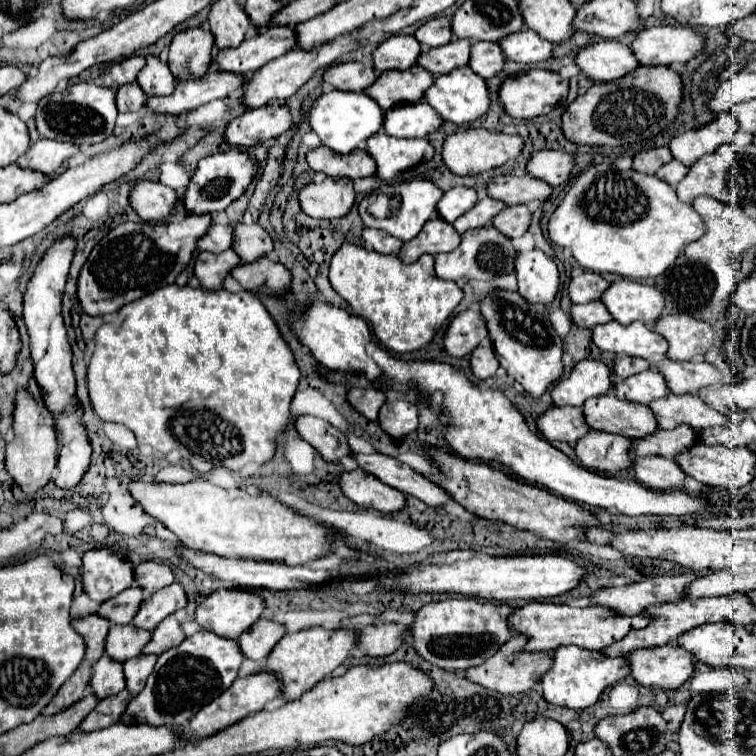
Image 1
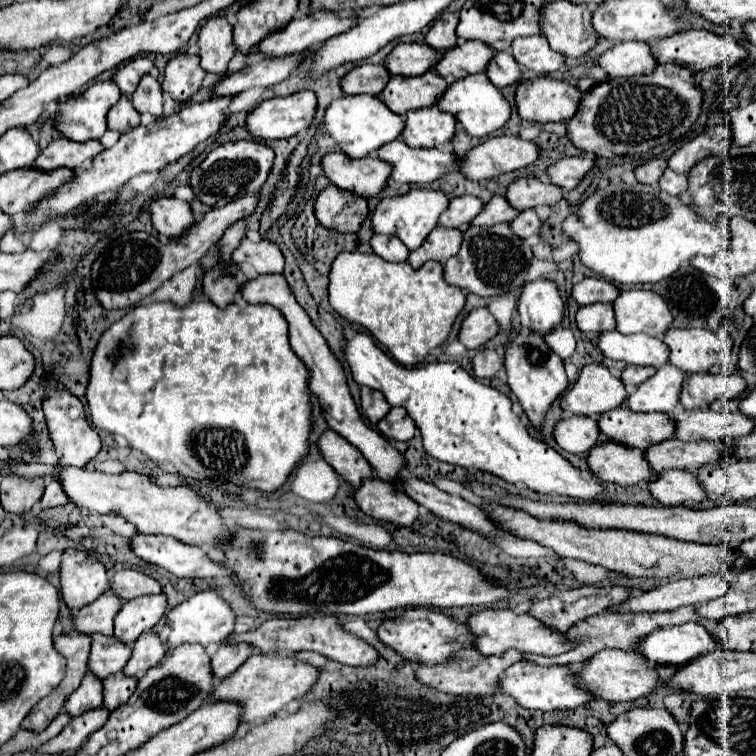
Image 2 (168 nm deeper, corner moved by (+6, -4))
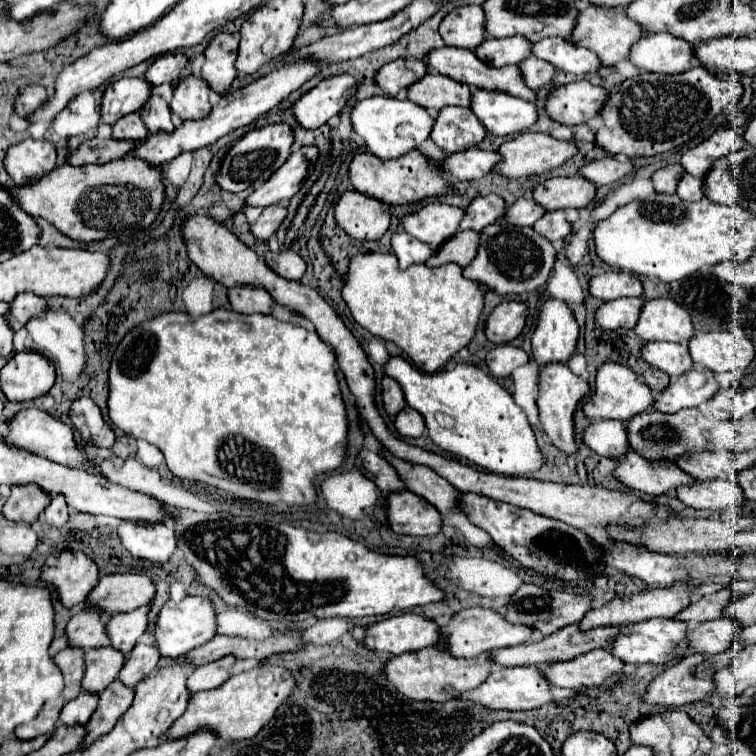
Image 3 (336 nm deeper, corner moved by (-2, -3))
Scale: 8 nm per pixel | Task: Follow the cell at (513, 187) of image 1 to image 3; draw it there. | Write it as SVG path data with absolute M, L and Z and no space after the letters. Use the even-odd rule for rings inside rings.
M582 175L576 177L552 177L534 189L534 201L546 207L546 211L556 209L584 209L596 197L596 185Z

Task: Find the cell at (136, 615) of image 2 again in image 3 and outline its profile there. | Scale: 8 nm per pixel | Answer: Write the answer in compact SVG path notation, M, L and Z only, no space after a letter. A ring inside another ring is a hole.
M140 607L130 613L118 613L106 619L106 633L110 637L110 645L122 653L130 653L138 641L138 637L146 631L146 613L148 607Z

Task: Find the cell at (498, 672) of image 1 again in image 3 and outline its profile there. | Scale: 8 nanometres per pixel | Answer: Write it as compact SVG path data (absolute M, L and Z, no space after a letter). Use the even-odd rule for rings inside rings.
M424 647L420 651L410 651L404 655L392 655L382 671L390 683L396 685L396 689L414 701L446 701L448 695L444 693L446 687L452 687L456 691L468 691L476 689L492 671L492 661L488 659L488 653L478 655L476 659L456 659L438 647Z

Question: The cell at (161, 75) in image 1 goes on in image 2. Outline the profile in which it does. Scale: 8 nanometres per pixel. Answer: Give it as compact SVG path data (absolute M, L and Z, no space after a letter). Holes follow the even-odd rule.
M144 76L144 80L140 80L136 92L132 94L132 102L134 108L144 114L152 114L152 116L162 116L162 88L160 82L154 76Z

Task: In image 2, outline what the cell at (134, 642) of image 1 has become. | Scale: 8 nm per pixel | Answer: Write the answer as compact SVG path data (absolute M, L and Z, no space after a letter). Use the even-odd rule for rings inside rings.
M92 634L92 652L88 660L88 670L98 678L106 678L114 672L120 672L124 664L130 660L132 646L116 640L116 636L100 636Z

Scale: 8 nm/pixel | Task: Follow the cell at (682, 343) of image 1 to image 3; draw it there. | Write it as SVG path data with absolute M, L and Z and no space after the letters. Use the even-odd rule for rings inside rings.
M728 329L728 331L716 331L716 333L696 333L690 341L690 355L696 365L708 367L714 373L732 373L732 371L746 371L748 365L754 359L754 345L748 339L748 335L742 329Z

